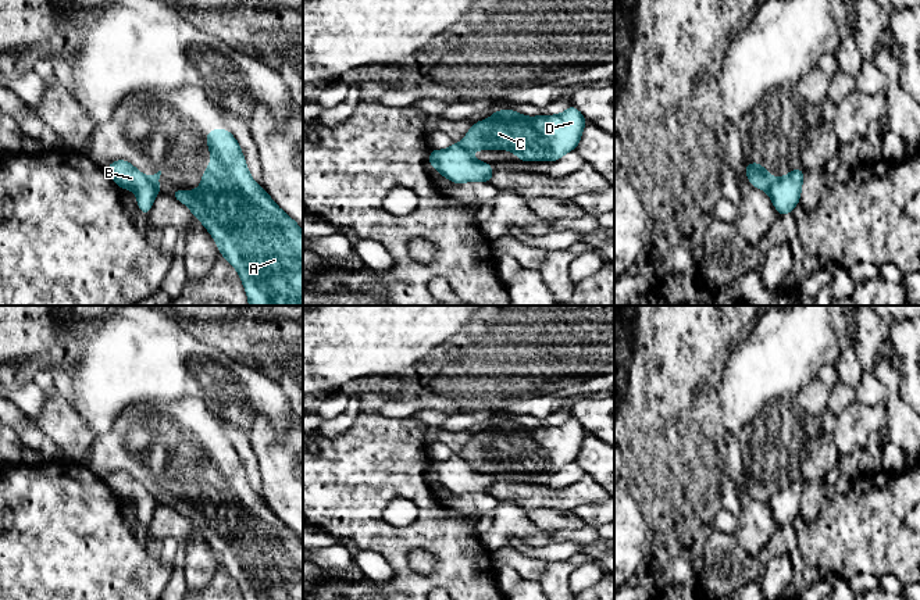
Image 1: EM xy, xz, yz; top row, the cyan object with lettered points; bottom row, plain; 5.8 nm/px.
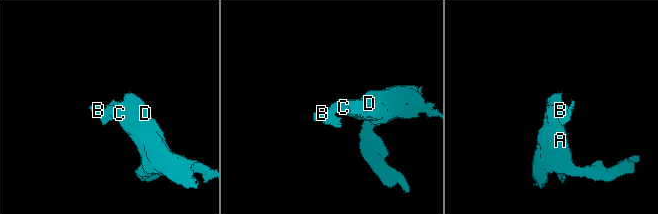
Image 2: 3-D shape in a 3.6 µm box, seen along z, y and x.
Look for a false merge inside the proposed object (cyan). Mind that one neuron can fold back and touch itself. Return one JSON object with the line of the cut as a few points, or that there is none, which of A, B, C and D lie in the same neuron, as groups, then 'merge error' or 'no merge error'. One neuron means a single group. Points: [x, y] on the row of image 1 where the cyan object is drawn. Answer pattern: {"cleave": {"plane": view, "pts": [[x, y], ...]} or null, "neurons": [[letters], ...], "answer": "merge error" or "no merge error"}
{"cleave": {"plane": "yz", "pts": [[773, 178], [766, 190]]}, "neurons": [["A", "C", "D"], ["B"]], "answer": "merge error"}

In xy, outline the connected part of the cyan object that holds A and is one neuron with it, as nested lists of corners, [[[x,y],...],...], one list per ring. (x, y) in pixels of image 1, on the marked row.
[[[228,129],[207,131],[211,162],[197,189],[176,189],[174,199],[186,204],[214,238],[220,254],[238,271],[249,306],[303,306],[303,233],[252,178],[238,140]]]

